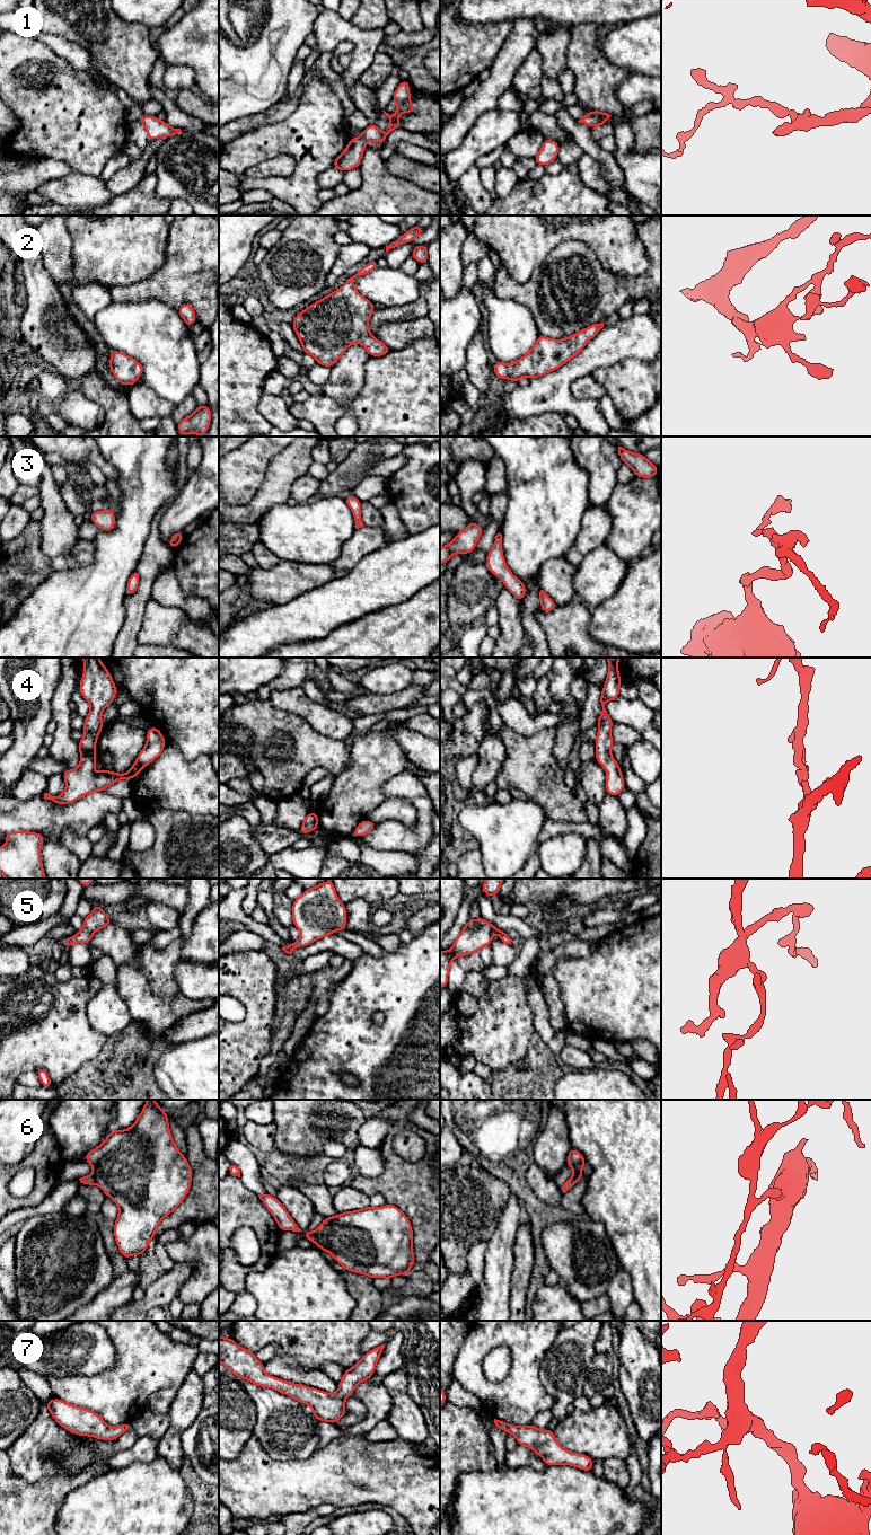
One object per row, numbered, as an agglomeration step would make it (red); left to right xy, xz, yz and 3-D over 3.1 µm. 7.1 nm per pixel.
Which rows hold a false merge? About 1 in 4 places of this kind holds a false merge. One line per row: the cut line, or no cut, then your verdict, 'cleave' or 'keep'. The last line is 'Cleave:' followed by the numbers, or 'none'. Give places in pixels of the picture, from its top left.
1: cut none; keep
2: cut none; keep
3: cut none; keep
4: cut none; keep
5: cut none; keep
6: cut xz (314, 1232), (316, 1242); cleave
7: cut none; keep
Cleave: 6

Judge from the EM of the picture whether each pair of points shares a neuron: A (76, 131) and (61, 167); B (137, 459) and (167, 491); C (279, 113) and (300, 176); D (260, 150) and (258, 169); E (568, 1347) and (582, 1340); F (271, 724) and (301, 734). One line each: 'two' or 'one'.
A: two
B: one
C: two
D: two
E: one
F: one

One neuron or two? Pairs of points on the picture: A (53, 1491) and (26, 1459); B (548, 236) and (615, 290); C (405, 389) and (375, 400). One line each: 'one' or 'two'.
A: two
B: two
C: one

